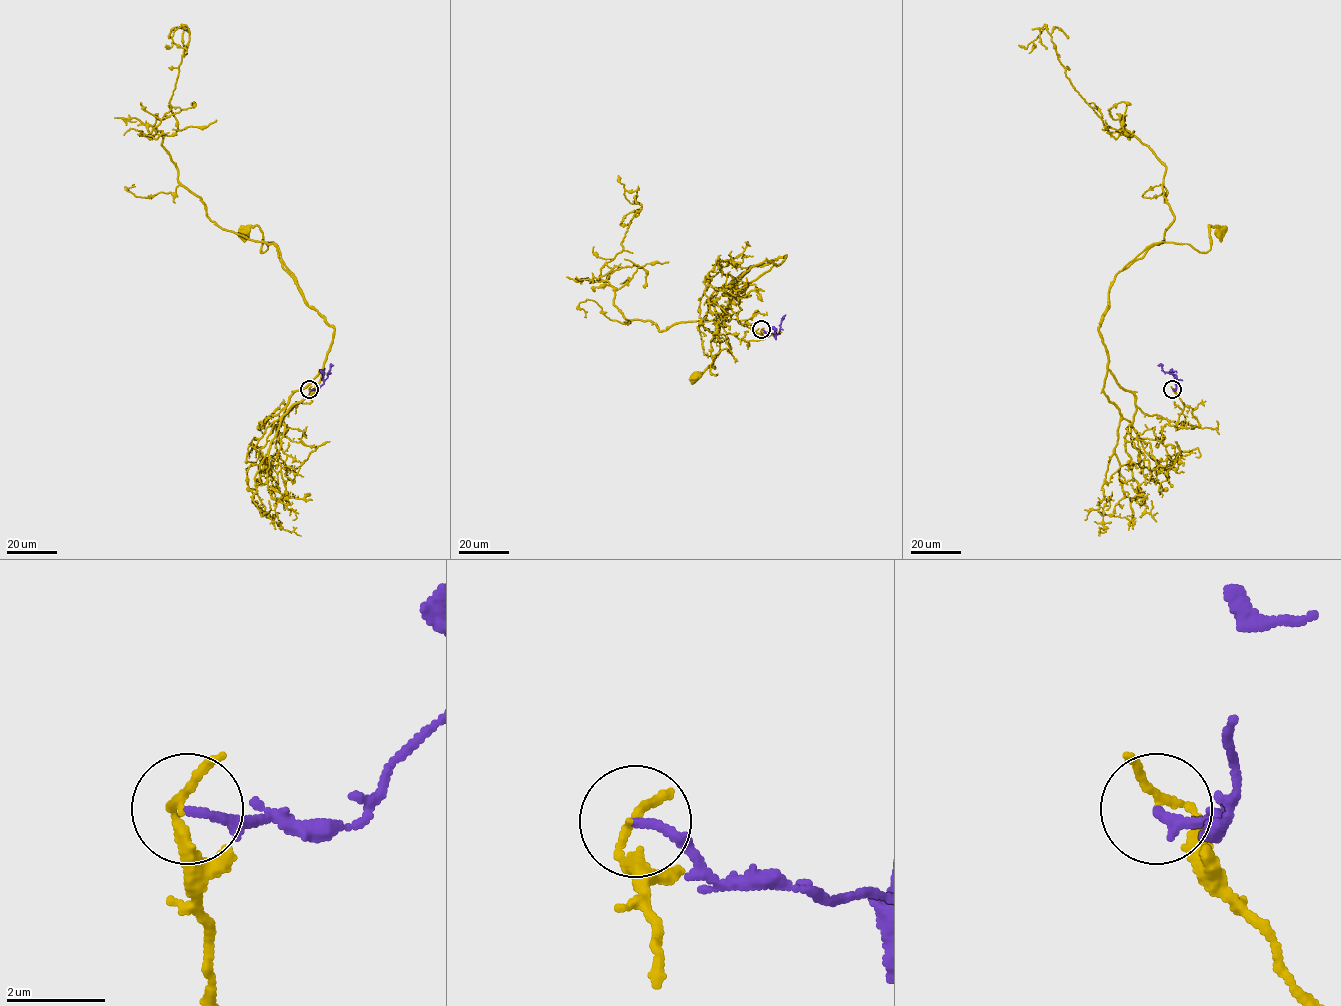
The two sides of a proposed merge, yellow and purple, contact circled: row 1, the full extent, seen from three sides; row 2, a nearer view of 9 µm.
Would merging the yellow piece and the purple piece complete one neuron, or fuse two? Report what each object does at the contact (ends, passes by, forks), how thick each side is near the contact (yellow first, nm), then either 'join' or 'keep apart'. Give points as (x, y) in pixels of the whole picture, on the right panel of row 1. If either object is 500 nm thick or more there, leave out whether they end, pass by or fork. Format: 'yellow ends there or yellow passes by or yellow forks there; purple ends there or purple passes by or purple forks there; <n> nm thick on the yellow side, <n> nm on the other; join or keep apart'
yellow passes by; purple ends there; 120 nm thick on the yellow side, 170 nm on the other; keep apart

